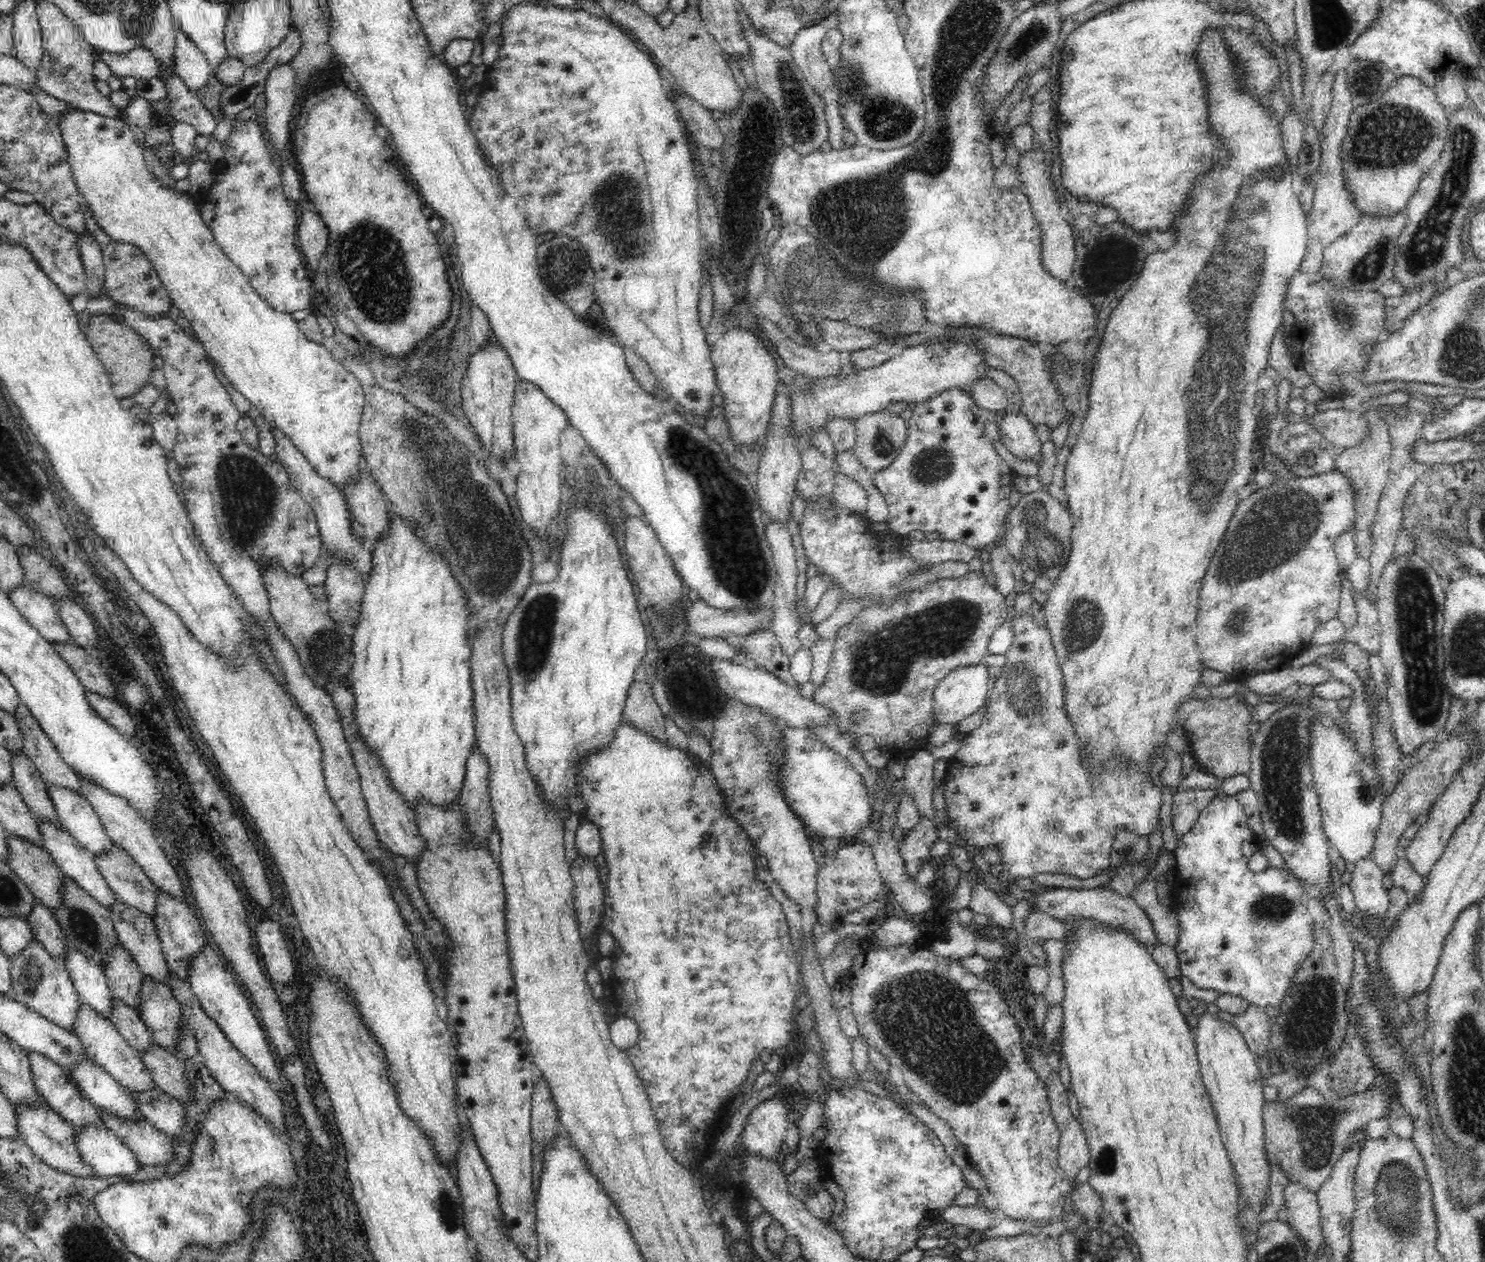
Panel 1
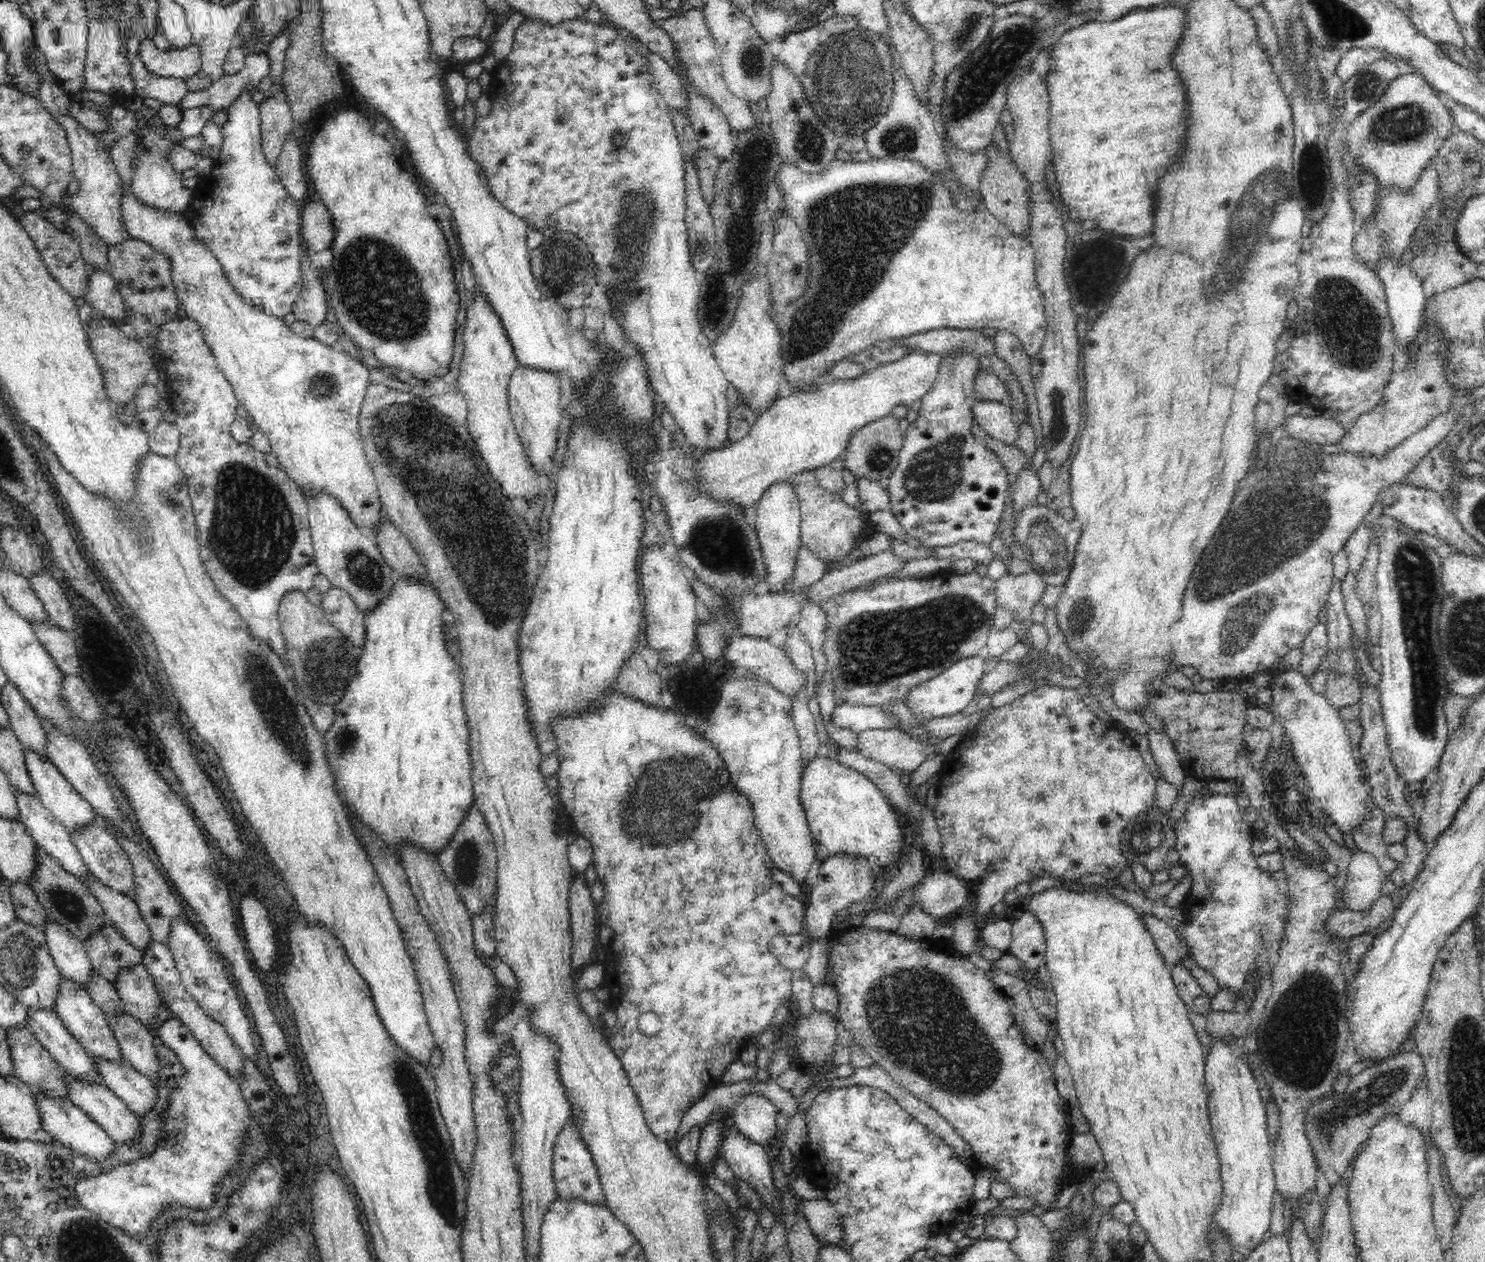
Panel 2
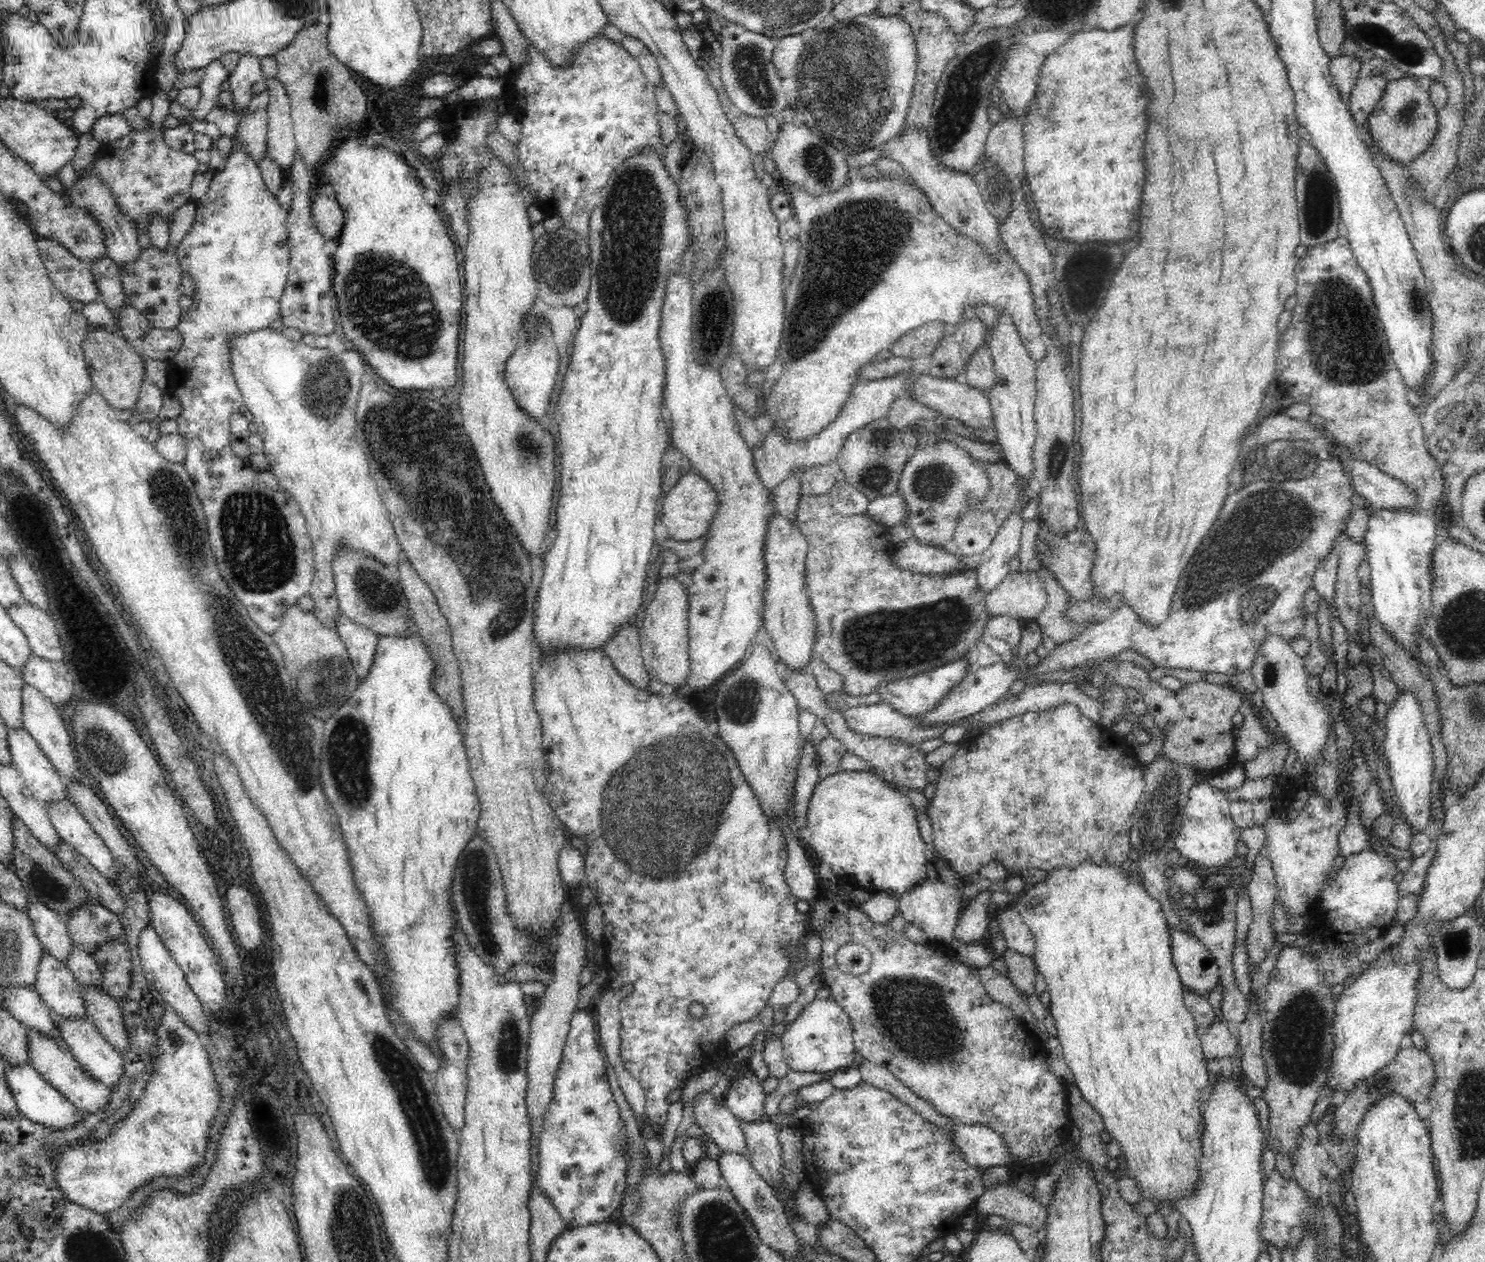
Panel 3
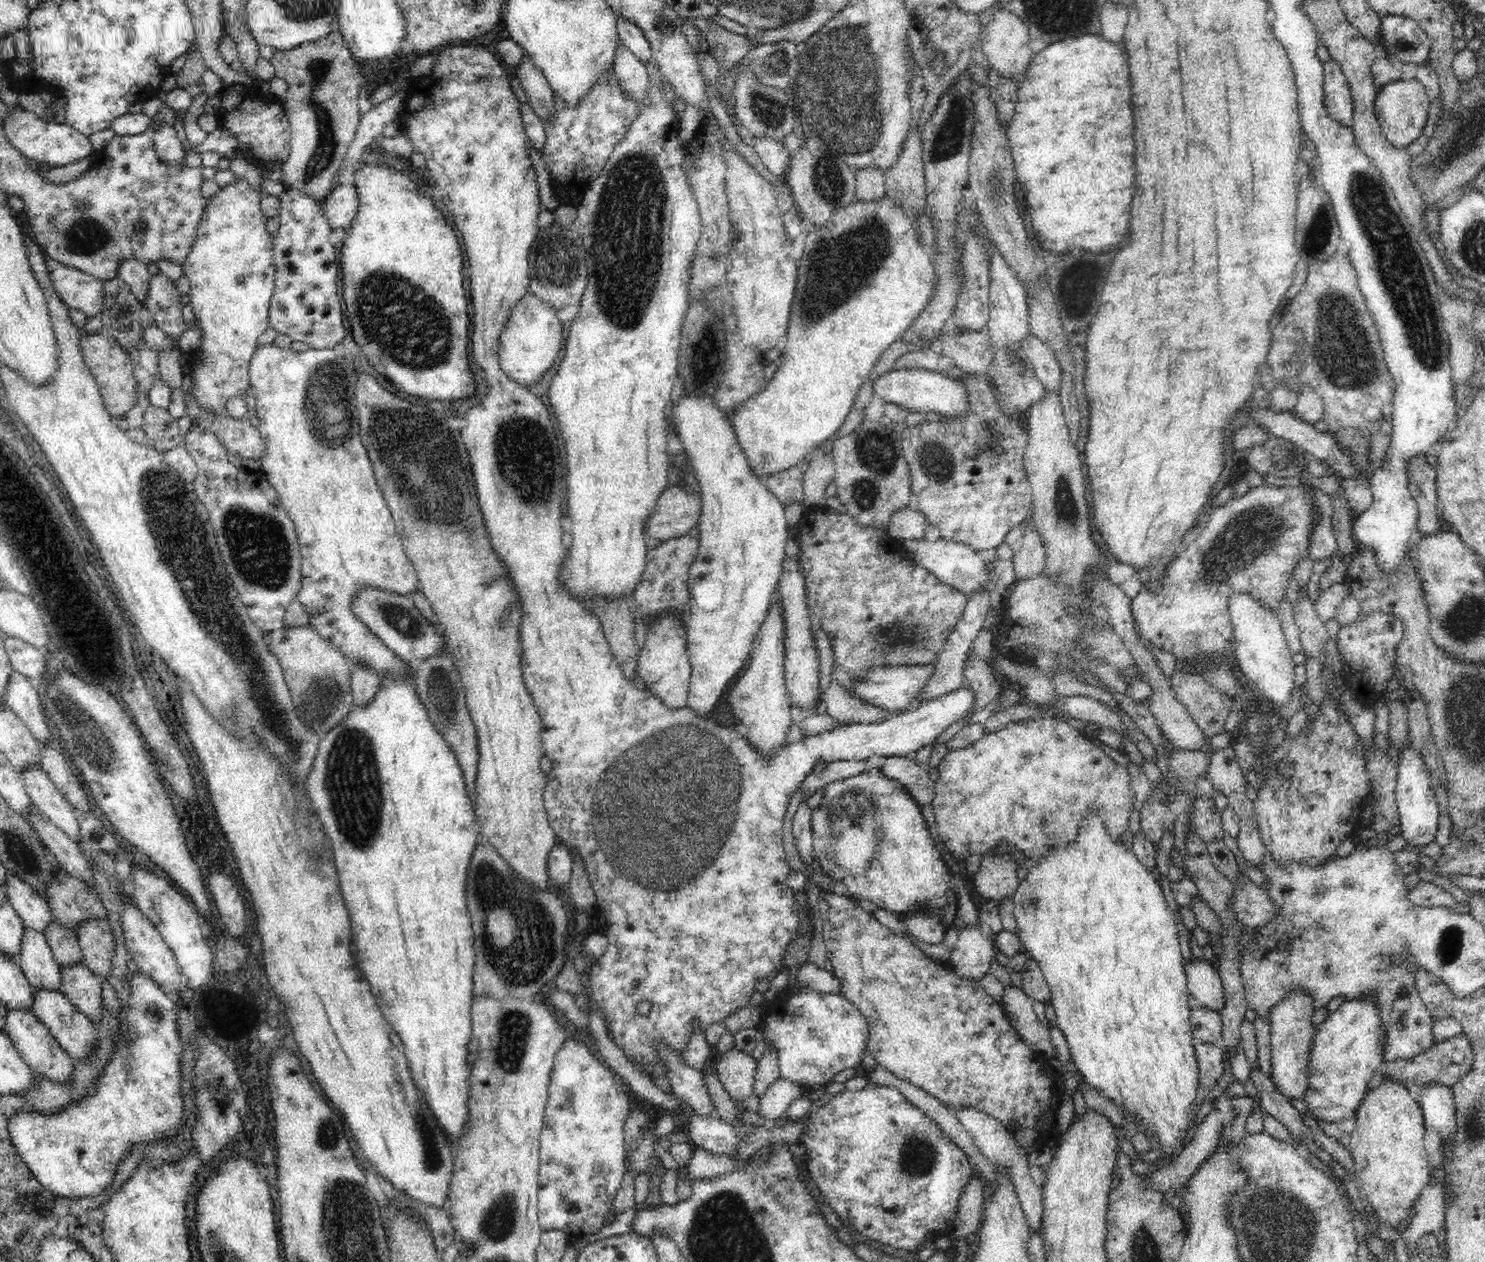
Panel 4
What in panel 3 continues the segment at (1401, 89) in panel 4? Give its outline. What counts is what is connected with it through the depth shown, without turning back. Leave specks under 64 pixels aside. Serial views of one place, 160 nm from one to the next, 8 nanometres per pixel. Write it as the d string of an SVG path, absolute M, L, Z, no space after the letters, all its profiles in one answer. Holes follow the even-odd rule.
M1406 76L1388 83L1365 124L1383 154L1387 154L1394 162L1408 165L1436 138L1438 110L1430 98L1429 90L1424 89L1415 77Z

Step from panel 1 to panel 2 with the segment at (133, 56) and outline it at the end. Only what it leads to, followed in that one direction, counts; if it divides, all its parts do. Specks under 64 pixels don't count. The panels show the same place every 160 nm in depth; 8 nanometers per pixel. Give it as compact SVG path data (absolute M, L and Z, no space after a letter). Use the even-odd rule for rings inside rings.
M144 36L135 40L134 48L146 70L156 76L185 79L201 70L200 51L193 42L186 48L164 51Z

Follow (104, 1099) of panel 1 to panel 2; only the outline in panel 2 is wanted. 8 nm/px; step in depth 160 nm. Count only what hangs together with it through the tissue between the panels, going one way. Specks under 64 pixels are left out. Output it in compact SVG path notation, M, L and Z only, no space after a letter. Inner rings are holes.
M31 1006L26 1009L28 1028L67 1074L78 1080L103 1084L94 1058L68 1032L57 1013Z

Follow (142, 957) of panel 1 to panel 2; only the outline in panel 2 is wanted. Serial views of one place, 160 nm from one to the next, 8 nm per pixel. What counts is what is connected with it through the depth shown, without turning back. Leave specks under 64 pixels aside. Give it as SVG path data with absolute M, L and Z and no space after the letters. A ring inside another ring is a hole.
M91 873L86 878L86 887L94 893L103 908L105 918L118 929L124 940L140 952L144 952L153 938L148 923L140 914L137 902L125 894L108 888Z

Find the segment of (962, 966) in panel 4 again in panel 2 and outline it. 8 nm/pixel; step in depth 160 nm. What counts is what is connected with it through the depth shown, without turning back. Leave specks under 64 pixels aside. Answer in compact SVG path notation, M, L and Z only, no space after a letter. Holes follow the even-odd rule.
M1044 678L1039 682L1034 690L1016 698L1012 704L992 710L990 716L983 720L973 733L969 733L961 739L936 778L938 795L933 814L943 841L942 856L948 864L950 872L970 883L976 882L976 886L972 886L971 889L976 893L974 903L976 903L977 909L975 912L979 916L991 912L992 906L1002 902L1004 894L1021 882L1031 882L1036 878L1048 876L1060 876L1071 882L1079 882L1089 874L1100 874L1104 878L1116 879L1129 865L1120 852L1120 841L1124 828L1138 814L1148 812L1150 806L1155 802L1156 779L1152 777L1146 762L1142 759L1135 741L1126 732L1097 718L1091 708L1087 706L1085 696L1078 690L1060 688L1057 685L1050 686L1050 684L1044 683Z

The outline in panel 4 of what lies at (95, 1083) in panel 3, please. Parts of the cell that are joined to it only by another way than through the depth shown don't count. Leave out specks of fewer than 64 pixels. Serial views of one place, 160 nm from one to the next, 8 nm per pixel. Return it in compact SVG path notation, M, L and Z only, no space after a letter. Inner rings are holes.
M7 1009L6 1022L4 1022L4 1031L16 1047L19 1055L24 1062L39 1076L47 1076L59 1084L68 1084L72 1080L74 1066L72 1059L66 1055L66 1051L56 1042L52 1033L45 1024L32 1011L12 1011Z

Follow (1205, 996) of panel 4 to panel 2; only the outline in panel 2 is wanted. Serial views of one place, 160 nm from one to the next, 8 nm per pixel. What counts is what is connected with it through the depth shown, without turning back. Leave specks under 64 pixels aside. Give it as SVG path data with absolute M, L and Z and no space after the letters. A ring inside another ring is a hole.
M1151 913L1140 915L1146 930L1154 937L1158 952L1164 957L1169 966L1181 964L1182 958L1189 955L1189 950L1180 938L1175 925L1167 920L1157 919Z

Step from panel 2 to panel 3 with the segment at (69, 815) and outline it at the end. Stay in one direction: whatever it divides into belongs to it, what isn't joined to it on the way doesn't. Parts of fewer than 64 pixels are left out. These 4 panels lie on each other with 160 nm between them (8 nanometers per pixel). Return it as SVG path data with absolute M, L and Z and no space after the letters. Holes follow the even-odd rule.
M24 727L9 729L8 749L12 755L12 765L39 801L46 804L69 799L67 784Z

